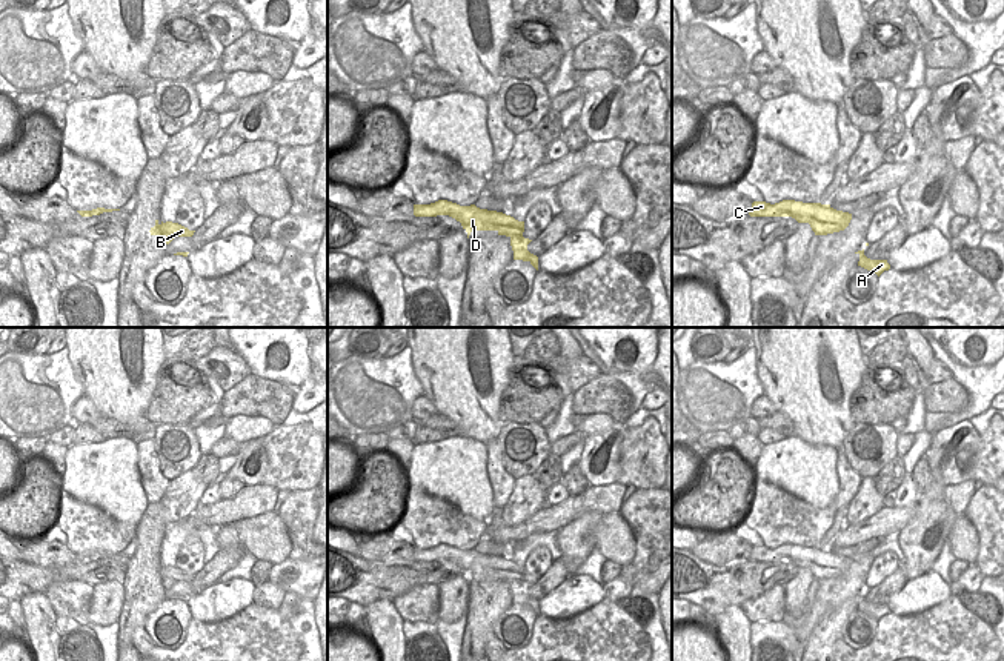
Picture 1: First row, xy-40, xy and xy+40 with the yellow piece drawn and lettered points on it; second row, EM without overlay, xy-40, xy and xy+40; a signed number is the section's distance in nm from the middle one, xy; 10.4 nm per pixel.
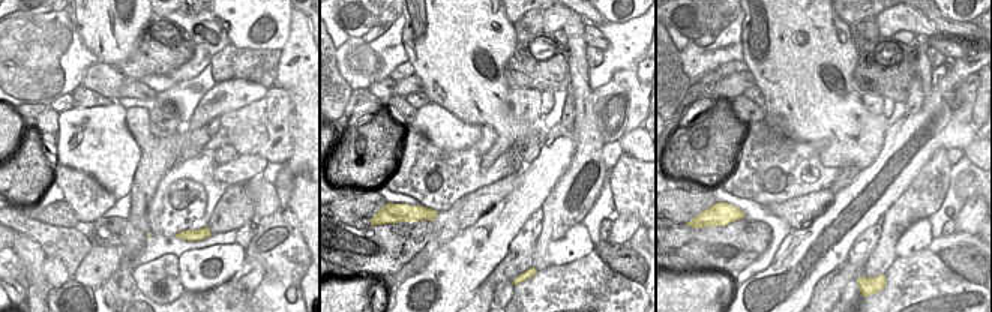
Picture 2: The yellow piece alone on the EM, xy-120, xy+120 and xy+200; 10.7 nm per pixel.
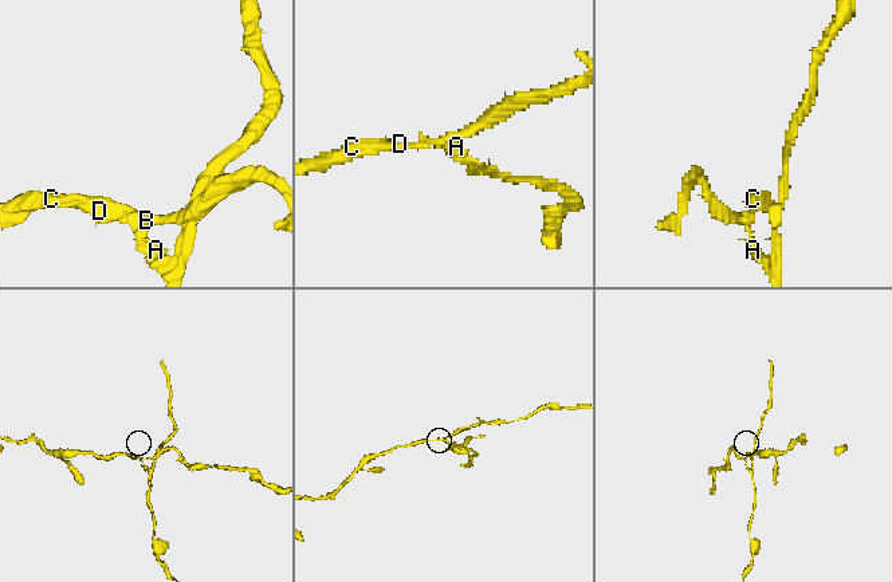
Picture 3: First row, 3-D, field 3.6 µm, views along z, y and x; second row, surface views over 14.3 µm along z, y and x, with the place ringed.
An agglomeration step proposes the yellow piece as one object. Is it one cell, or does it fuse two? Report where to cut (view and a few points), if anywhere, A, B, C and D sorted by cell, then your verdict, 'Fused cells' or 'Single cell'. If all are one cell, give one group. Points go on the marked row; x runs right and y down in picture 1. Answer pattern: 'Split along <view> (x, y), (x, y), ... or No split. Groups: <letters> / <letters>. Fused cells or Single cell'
Split along xy (521, 235), (517, 235), (511, 243). Groups: A / B C D. Fused cells.

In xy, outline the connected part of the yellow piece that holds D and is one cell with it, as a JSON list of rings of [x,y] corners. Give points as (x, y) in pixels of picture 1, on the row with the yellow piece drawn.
[[[438,200],[431,204],[414,204],[415,217],[449,215],[461,223],[467,232],[472,231],[497,231],[498,235],[506,235],[510,243],[515,237],[523,237],[524,221],[518,221],[510,215],[497,211],[480,209],[475,204],[460,206],[447,200]]]

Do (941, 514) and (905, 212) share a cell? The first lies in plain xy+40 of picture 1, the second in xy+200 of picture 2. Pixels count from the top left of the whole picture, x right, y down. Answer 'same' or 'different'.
same

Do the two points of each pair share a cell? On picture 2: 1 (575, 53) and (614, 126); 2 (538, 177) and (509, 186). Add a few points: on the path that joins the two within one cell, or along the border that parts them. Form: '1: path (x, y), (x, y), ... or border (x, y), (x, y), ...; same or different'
1: border (592, 90), (593, 111), (601, 125); different
2: border (524, 173), (524, 180), (497, 203); different

